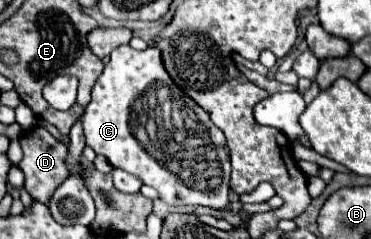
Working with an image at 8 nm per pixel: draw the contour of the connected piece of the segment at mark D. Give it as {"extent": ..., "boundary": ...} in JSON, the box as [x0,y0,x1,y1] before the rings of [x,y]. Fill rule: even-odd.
{"extent":[20,127,70,203],"boundary":[[[34,127],[34,129],[26,131],[20,137],[20,145],[22,145],[22,151],[24,151],[24,157],[20,161],[20,169],[26,175],[24,187],[34,199],[46,203],[48,197],[54,193],[54,189],[64,183],[64,177],[70,177],[70,169],[68,169],[68,163],[66,163],[68,145],[64,141],[52,137],[44,127]]]}

